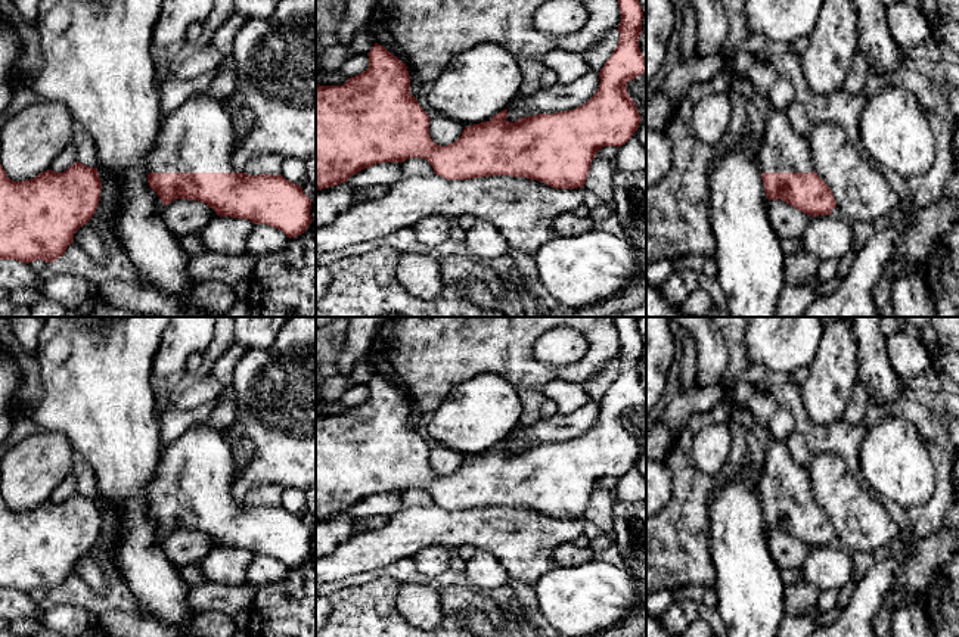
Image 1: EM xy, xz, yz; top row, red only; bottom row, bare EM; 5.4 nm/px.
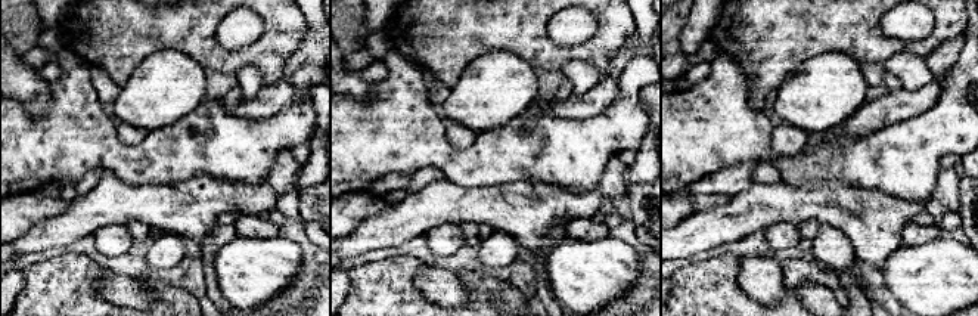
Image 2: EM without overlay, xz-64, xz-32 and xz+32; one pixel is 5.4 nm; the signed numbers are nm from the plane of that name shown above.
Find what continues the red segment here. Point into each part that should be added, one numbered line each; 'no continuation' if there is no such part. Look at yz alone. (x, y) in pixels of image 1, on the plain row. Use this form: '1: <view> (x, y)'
1: yz (782, 479)

